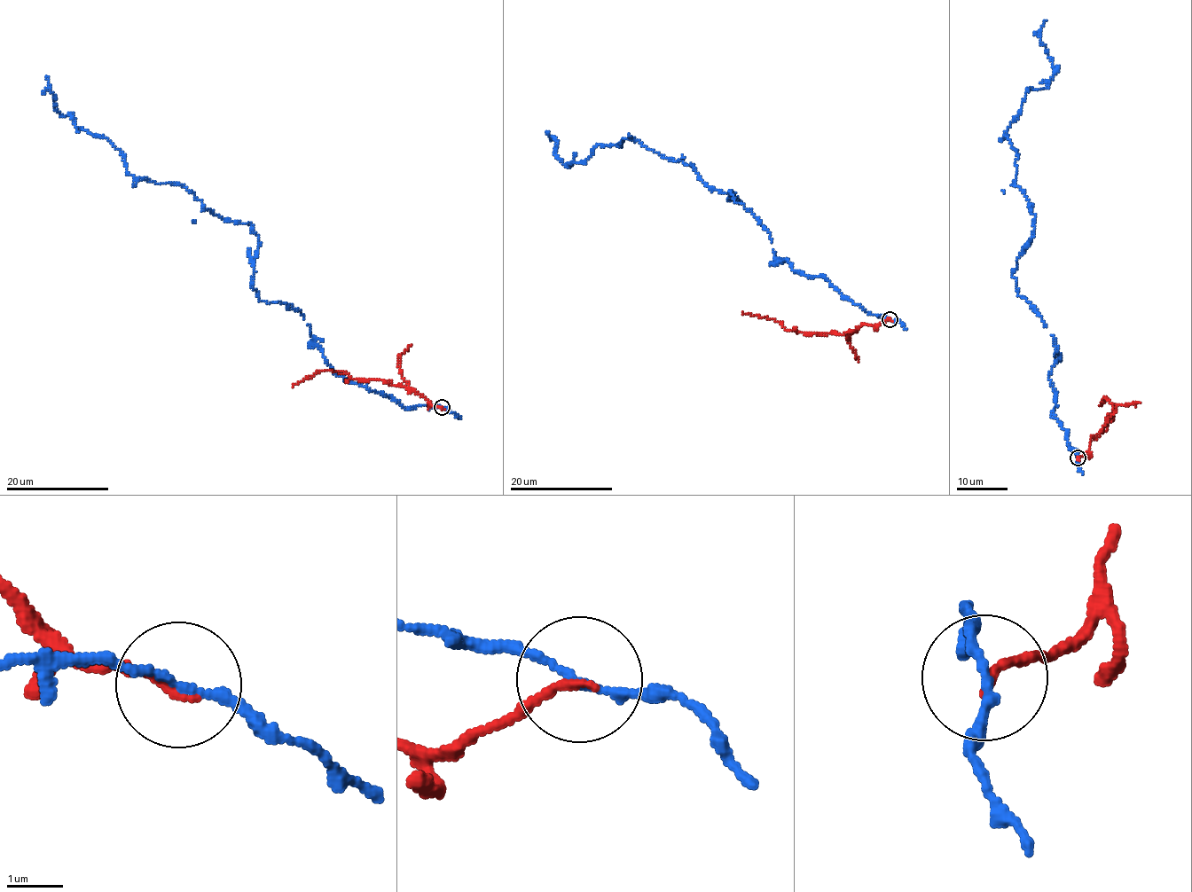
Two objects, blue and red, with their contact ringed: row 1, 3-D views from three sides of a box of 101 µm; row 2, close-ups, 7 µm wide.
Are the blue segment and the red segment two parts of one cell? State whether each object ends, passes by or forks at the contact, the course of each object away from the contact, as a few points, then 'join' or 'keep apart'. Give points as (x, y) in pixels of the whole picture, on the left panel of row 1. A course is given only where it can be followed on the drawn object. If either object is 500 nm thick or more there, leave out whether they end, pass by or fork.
blue passes by | red ends | blue via (441, 408), (338, 375), (302, 314), (252, 288), (251, 225), (134, 178), (55, 108), (46, 75) | red via (441, 408), (403, 386), (376, 379), (353, 379), (345, 373), (329, 370), (299, 381), (292, 387) | keep apart

